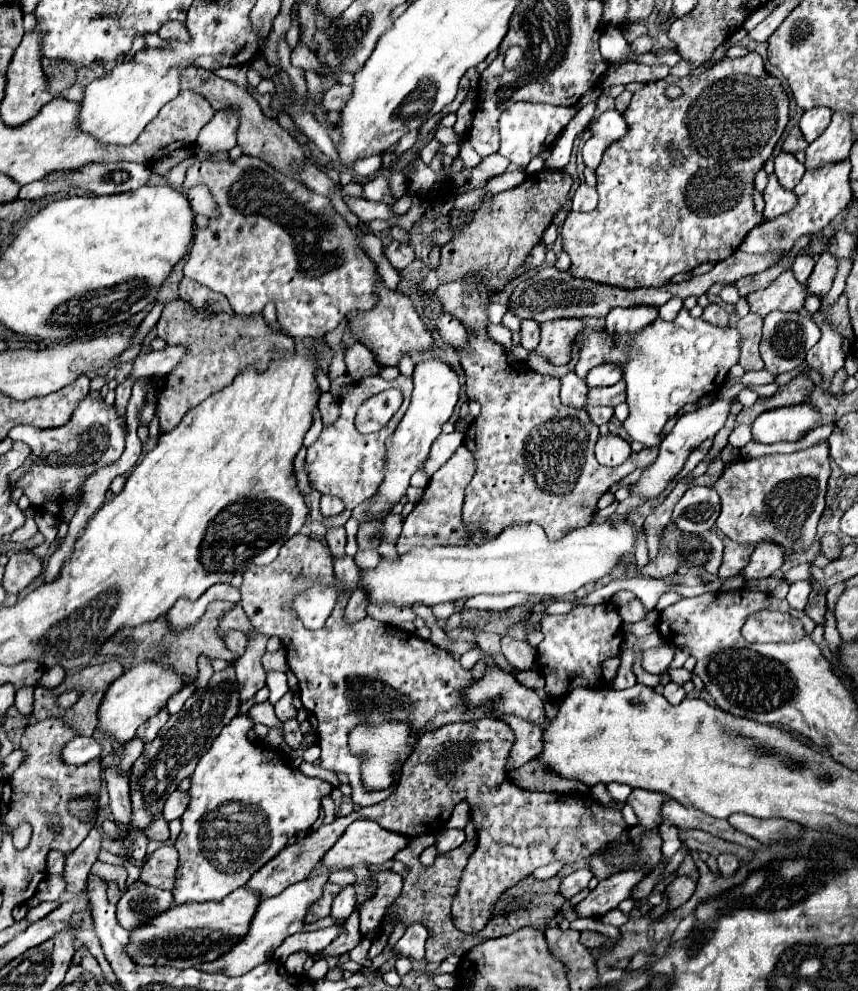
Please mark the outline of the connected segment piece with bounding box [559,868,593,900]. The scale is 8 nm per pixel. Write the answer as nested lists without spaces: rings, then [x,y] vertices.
[[[579,868],[579,870],[575,870],[575,872],[571,872],[569,876],[563,878],[563,882],[561,882],[561,886],[559,886],[559,894],[561,894],[565,900],[569,900],[569,898],[575,896],[577,892],[585,890],[591,878],[593,878],[593,874],[591,874],[589,868]]]

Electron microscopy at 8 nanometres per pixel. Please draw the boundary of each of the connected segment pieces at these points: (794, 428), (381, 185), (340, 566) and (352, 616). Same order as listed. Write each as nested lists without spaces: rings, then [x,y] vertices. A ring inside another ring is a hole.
[[[809,404],[783,406],[759,414],[751,424],[751,434],[755,442],[775,444],[775,442],[795,442],[819,420],[819,412]]]
[[[375,178],[363,186],[363,196],[367,200],[375,202],[385,202],[385,204],[395,204],[395,196],[389,190],[389,180],[387,178]]]
[[[345,556],[345,558],[335,560],[335,576],[339,576],[339,578],[345,582],[345,586],[349,586],[349,590],[357,584],[359,574],[361,574],[361,570],[359,570],[359,566],[353,562],[351,556]]]
[[[355,590],[355,592],[351,594],[349,606],[347,606],[347,610],[345,610],[345,620],[347,620],[347,622],[357,622],[357,620],[365,618],[365,616],[367,616],[367,612],[365,612],[367,604],[369,604],[369,602],[365,602],[365,594],[361,594],[361,590]]]

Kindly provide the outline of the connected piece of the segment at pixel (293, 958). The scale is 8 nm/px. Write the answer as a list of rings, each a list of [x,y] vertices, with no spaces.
[[[299,950],[295,954],[291,954],[285,962],[285,970],[289,970],[289,974],[301,974],[303,972],[303,962],[307,960],[307,952]]]

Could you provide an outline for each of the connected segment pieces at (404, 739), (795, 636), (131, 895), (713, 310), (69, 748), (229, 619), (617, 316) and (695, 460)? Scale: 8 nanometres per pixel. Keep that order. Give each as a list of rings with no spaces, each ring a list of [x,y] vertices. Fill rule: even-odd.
[[[381,722],[377,726],[367,724],[355,726],[349,732],[349,748],[353,750],[353,754],[359,754],[363,758],[361,786],[365,786],[365,790],[369,792],[393,786],[395,774],[401,772],[401,766],[413,754],[415,744],[417,744],[417,730],[411,726],[411,722]]]
[[[777,610],[753,612],[743,626],[743,638],[751,644],[753,642],[795,642],[795,640],[801,640],[803,636],[805,636],[805,630],[799,626],[799,620]]]
[[[143,882],[131,884],[117,902],[117,920],[123,928],[133,930],[155,914],[165,912],[173,904],[173,894]]]
[[[709,304],[709,306],[705,308],[705,312],[703,312],[701,318],[703,318],[705,322],[713,324],[713,326],[721,326],[721,328],[727,328],[727,326],[729,326],[729,316],[727,316],[727,312],[725,312],[721,306],[717,306],[717,304]]]
[[[77,736],[65,744],[65,750],[61,752],[63,762],[69,764],[87,764],[89,760],[101,756],[101,744],[95,738],[83,738]]]
[[[239,604],[231,612],[227,612],[225,618],[221,620],[221,624],[219,624],[219,636],[223,638],[223,632],[231,630],[231,628],[237,628],[237,630],[243,630],[243,632],[251,632],[253,630],[247,614],[243,612],[243,608]]]
[[[631,306],[631,308],[613,308],[607,314],[605,330],[609,334],[635,334],[649,326],[659,316],[659,308],[653,306]]]
[[[705,440],[705,442],[701,442],[701,446],[697,448],[697,450],[693,450],[691,452],[691,456],[689,456],[689,460],[685,462],[685,466],[683,466],[683,470],[679,472],[679,478],[683,478],[683,476],[687,476],[705,456],[707,456],[707,452],[709,452],[709,448],[711,448],[711,444],[713,444],[713,440]]]

